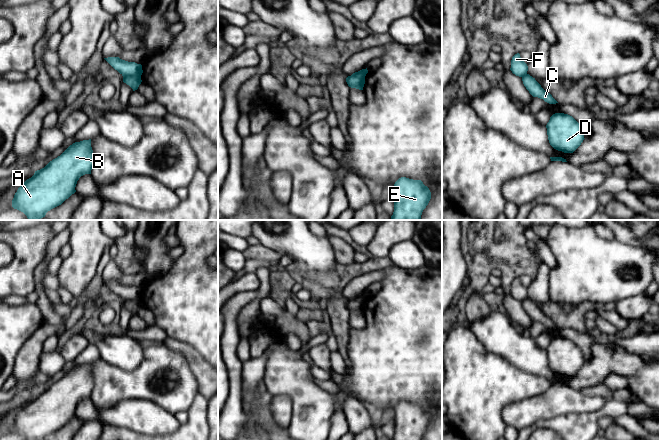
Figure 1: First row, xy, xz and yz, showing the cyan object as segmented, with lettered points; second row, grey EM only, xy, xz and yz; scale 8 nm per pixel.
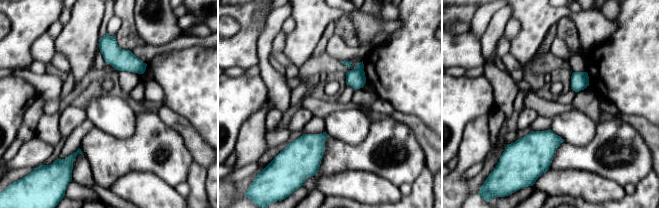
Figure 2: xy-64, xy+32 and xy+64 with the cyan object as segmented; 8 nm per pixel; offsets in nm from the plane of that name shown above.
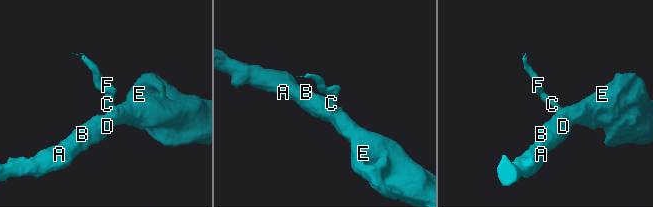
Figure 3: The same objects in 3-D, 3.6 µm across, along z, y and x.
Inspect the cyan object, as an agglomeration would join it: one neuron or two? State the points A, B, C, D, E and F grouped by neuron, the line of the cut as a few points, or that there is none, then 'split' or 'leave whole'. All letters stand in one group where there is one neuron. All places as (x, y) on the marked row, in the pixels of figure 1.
groups A B C D E / F; cut xy (140, 76), (123, 77); split

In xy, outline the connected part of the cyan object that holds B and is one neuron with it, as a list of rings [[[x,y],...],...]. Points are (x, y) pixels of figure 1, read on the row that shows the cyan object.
[[[91,139],[75,142],[44,168],[35,171],[34,175],[18,188],[12,200],[12,207],[23,212],[28,220],[40,220],[48,211],[61,205],[76,192],[77,181],[81,176],[91,174],[92,167]]]

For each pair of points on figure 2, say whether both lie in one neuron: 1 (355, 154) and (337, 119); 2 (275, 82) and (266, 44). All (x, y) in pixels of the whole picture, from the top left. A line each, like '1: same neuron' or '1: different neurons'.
1: different neurons
2: same neuron

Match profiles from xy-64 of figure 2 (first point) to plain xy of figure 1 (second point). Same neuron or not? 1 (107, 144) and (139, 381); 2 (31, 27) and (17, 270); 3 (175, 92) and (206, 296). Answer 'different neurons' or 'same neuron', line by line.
1: same neuron
2: same neuron
3: same neuron

